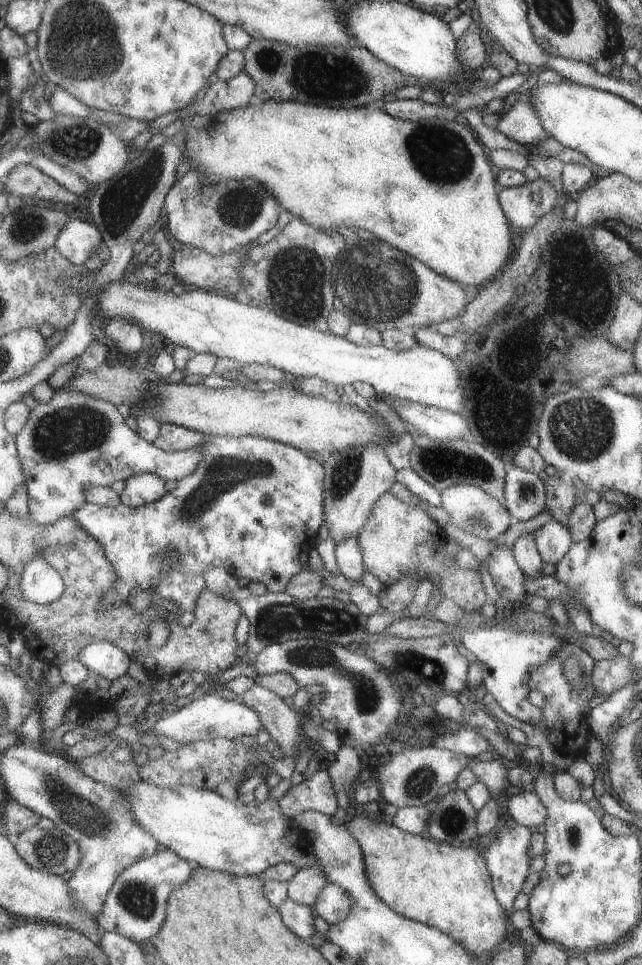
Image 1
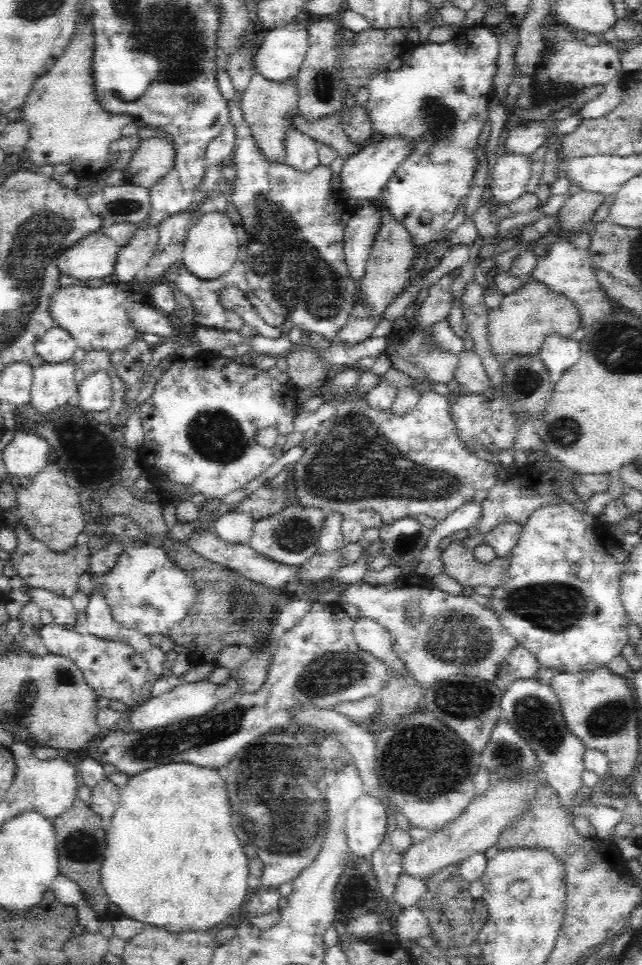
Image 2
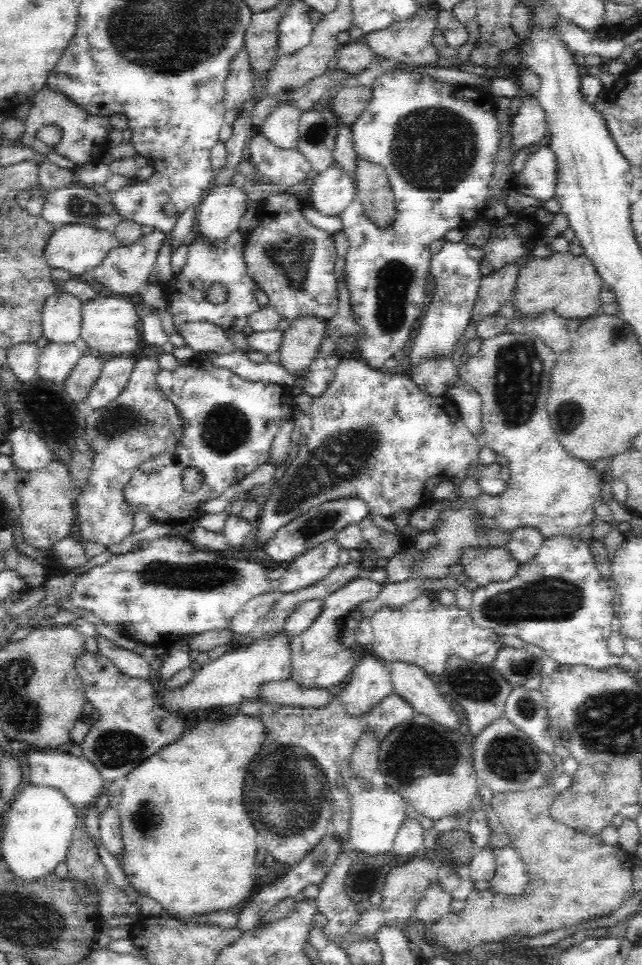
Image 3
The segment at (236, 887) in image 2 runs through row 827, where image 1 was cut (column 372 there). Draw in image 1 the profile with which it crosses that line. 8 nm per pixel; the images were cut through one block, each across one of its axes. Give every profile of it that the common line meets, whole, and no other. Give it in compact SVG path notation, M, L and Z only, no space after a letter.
M267 100L267 102L252 102L245 108L235 108L231 112L221 112L215 115L215 122L209 128L197 129L197 134L193 134L187 142L187 156L191 160L192 166L199 166L203 172L207 173L207 182L217 182L217 180L258 180L273 193L282 204L283 210L303 218L309 225L317 229L329 230L329 228L365 228L371 230L375 236L379 236L391 246L419 258L425 262L428 268L433 268L439 272L440 276L464 284L479 288L481 282L495 277L499 269L505 265L505 260L509 256L509 236L507 230L506 216L501 212L497 204L498 195L495 194L495 178L491 174L491 166L487 162L484 148L479 144L468 126L463 126L459 122L449 121L443 117L424 119L423 121L405 121L394 118L380 109L368 107L344 108L344 107L323 107L322 105L304 104L295 100Z

